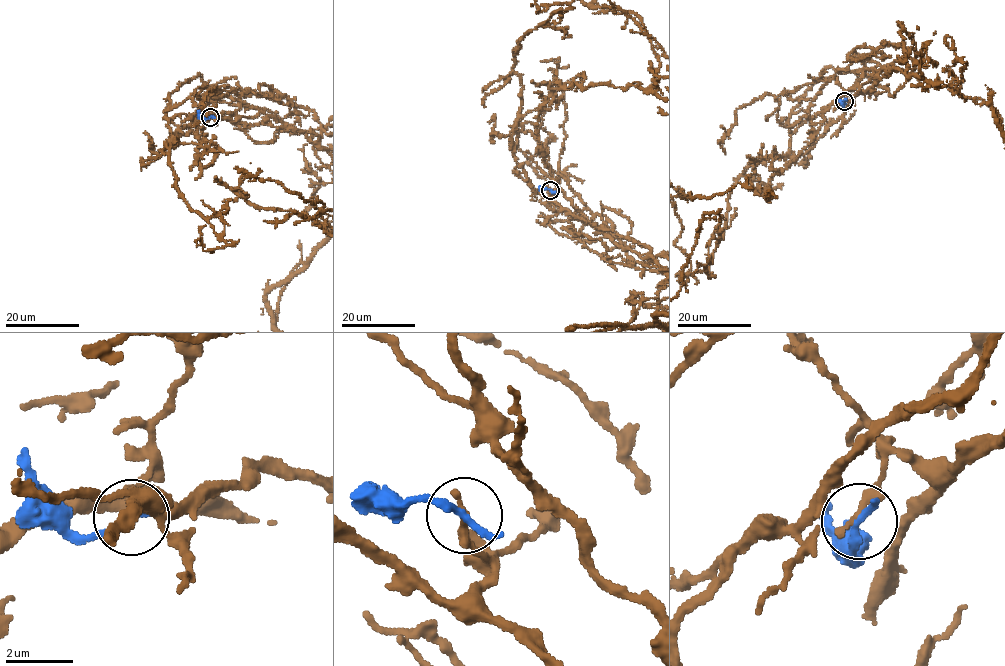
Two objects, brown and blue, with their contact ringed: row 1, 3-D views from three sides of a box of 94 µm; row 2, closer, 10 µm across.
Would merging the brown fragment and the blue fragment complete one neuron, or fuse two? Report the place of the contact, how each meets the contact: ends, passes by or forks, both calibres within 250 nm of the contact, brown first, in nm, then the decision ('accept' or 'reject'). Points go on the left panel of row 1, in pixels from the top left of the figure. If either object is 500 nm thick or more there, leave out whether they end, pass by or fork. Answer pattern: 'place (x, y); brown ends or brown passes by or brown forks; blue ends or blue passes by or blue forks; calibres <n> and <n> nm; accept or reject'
place (210, 117); brown ends; blue passes by; calibres 280 and 200 nm; reject

